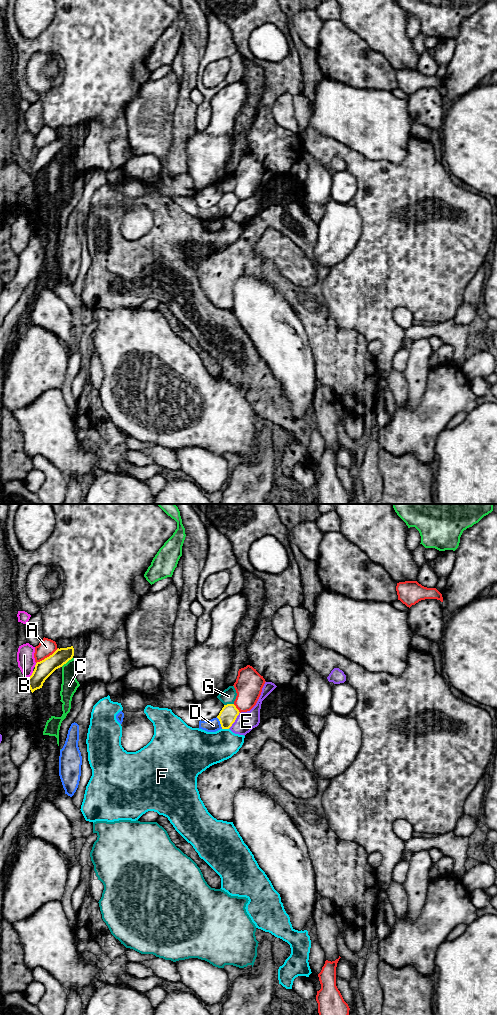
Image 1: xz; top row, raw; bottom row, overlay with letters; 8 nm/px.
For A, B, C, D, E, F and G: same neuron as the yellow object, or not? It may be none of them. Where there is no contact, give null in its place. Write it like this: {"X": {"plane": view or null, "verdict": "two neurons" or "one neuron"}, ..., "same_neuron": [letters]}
{"A": {"plane": "xz", "verdict": "two neurons"}, "B": {"plane": "xz", "verdict": "two neurons"}, "C": {"plane": "xz", "verdict": "two neurons"}, "D": {"plane": "xz", "verdict": "two neurons"}, "E": {"plane": "xz", "verdict": "two neurons"}, "F": {"plane": "xz", "verdict": "two neurons"}, "G": {"plane": "xz", "verdict": "two neurons"}, "same_neuron": []}

